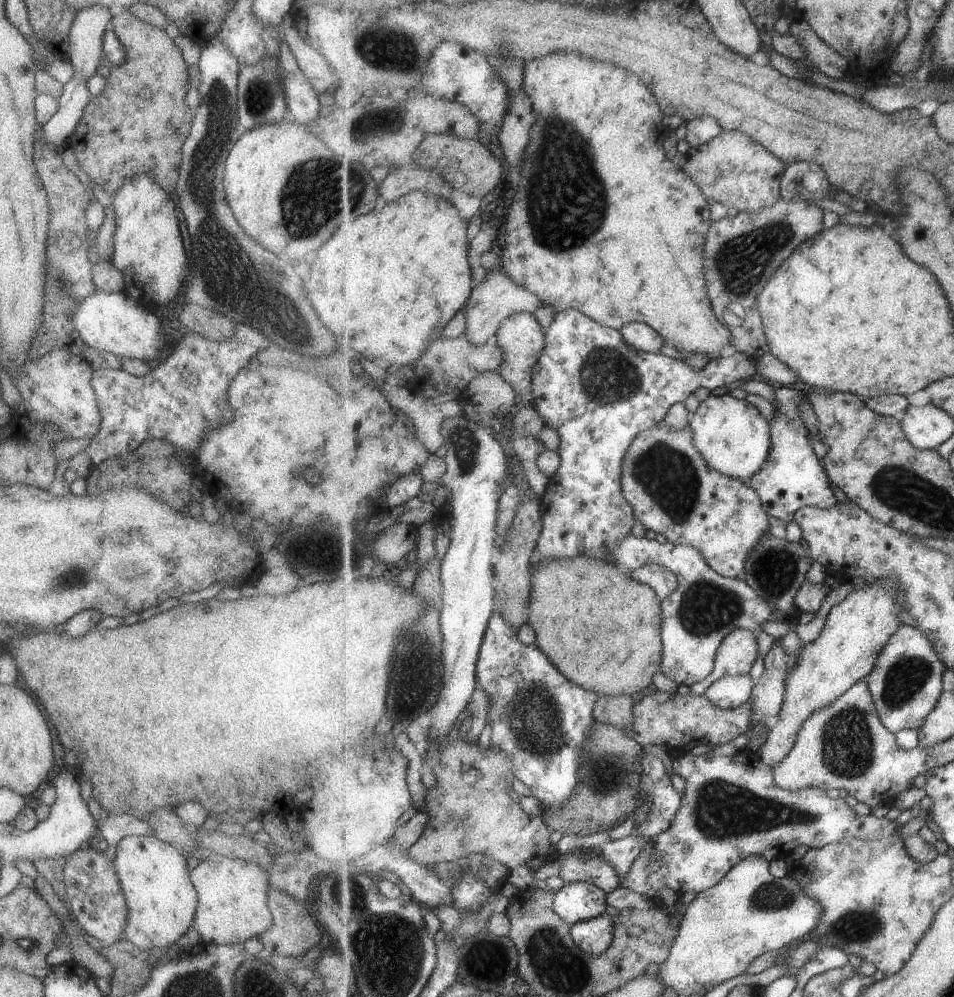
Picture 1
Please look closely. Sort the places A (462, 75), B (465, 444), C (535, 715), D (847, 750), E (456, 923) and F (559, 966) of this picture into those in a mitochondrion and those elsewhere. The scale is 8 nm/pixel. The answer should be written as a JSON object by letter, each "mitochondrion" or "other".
{"A":"other","B":"mitochondrion","C":"mitochondrion","D":"mitochondrion","E":"other","F":"mitochondrion"}

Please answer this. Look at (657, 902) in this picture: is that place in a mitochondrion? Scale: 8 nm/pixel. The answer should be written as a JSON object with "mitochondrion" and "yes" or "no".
{"mitochondrion":"no"}

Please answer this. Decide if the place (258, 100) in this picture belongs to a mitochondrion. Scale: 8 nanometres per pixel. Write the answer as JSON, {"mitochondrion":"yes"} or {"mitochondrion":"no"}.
{"mitochondrion":"yes"}

